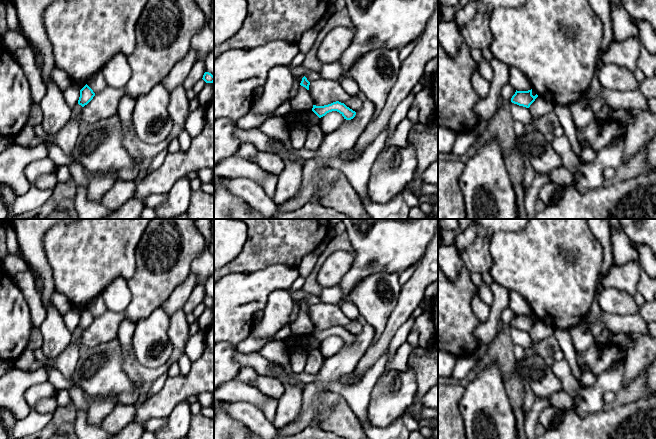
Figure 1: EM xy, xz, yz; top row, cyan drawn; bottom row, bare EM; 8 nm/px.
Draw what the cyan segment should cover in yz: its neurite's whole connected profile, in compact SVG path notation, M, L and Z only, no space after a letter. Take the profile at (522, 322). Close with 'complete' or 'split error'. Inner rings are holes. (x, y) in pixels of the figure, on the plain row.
M532 313L528 315L516 314L515 318L511 322L511 326L519 330L529 332L537 321L537 318L535 320L532 319Z; complete

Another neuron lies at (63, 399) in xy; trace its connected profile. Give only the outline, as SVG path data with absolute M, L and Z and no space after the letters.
M65 389L57 390L56 401L58 407L67 407L72 402L69 391Z

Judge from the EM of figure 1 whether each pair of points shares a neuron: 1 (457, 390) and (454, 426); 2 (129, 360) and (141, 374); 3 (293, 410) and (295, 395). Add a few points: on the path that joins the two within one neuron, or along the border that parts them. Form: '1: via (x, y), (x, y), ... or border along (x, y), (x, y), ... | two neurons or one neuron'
1: via (452, 399), (452, 417) | one neuron
2: via (130, 363), (138, 371) | one neuron
3: via (293, 406), (293, 399) | one neuron

